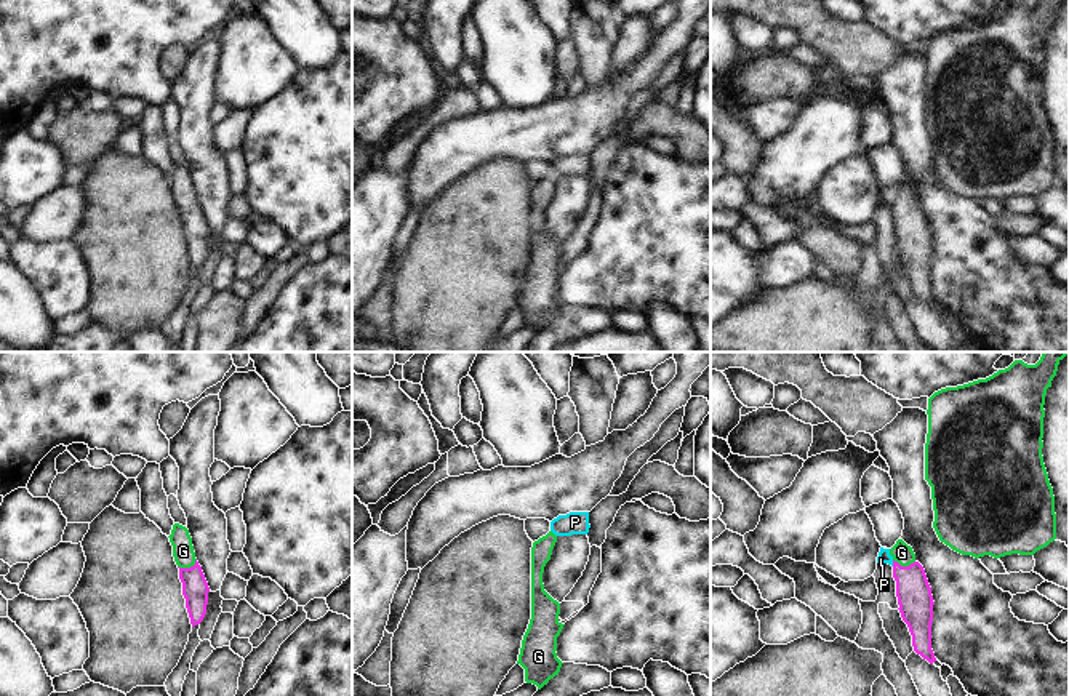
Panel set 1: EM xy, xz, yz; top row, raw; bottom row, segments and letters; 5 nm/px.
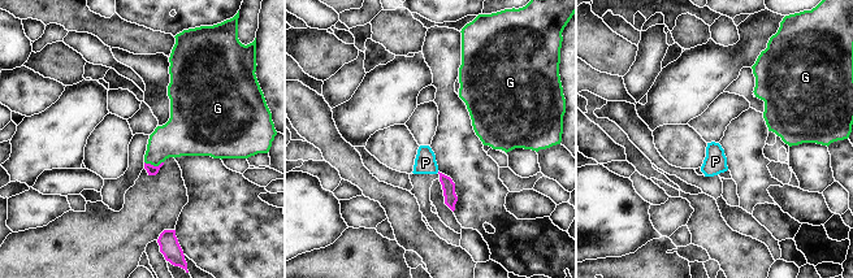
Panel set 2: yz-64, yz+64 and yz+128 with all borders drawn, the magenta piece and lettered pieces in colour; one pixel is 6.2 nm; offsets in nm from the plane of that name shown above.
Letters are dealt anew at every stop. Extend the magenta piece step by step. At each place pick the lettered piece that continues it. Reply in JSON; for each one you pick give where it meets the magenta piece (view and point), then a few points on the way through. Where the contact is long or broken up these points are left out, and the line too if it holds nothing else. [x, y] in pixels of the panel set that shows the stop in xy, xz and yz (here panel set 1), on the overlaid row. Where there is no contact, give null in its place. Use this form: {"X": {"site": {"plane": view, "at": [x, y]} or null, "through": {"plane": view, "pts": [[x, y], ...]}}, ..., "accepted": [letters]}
{"G": {"site": {"plane": "xy", "at": [188, 568]}, "through": {"plane": "xy", "pts": [[196, 589], [188, 568], [183, 551]]}}, "accepted": ["G"]}

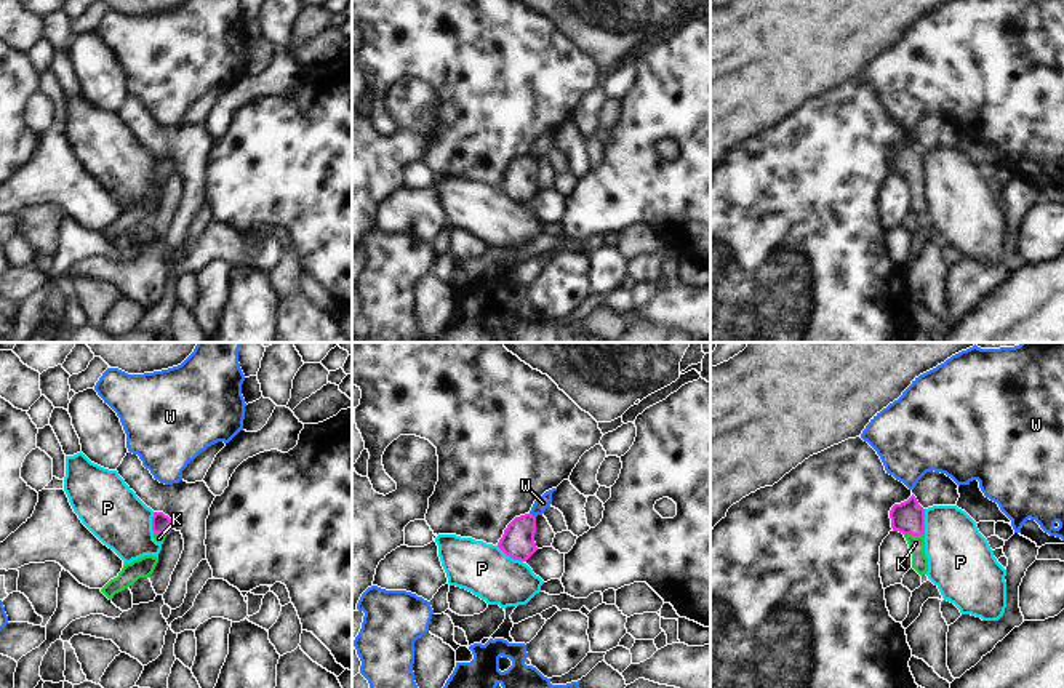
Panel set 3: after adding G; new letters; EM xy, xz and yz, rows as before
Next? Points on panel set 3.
{"K": {"site": {"plane": "yz", "at": [914, 535]}, "through": {"plane": "yz", "pts": [[908, 517], [914, 535], [916, 543]]}}, "accepted": ["K"]}

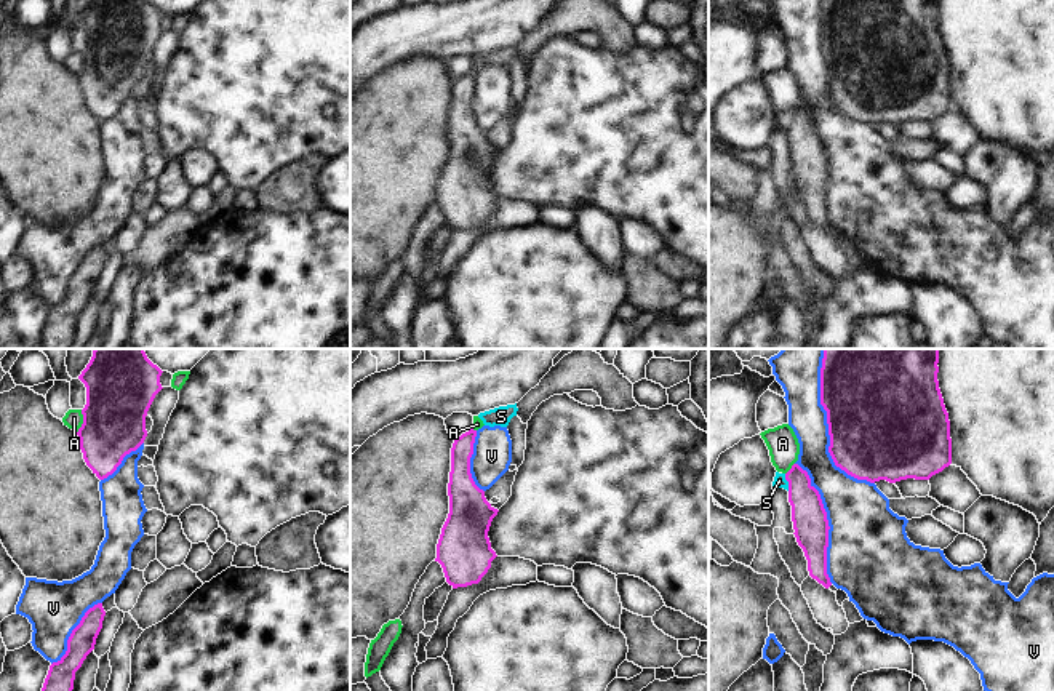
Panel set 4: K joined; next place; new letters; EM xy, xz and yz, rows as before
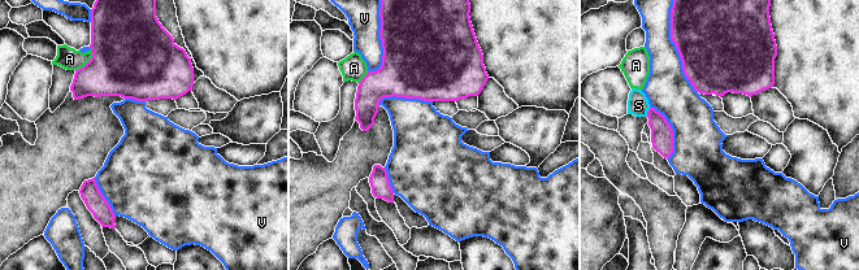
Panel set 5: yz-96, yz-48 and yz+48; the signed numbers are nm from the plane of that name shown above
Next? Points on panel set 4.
{"accepted": []}

